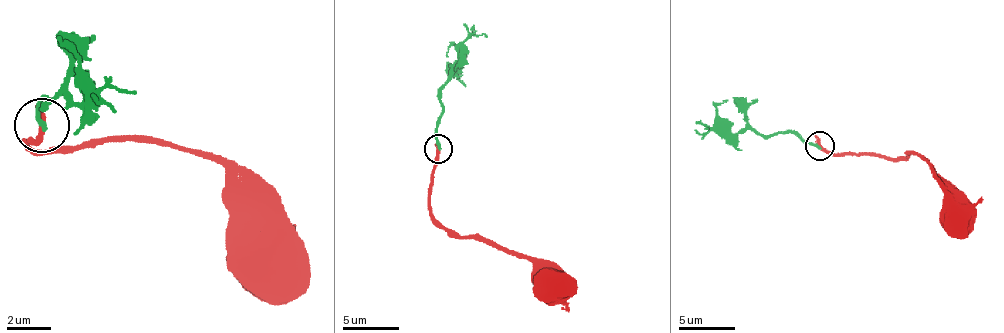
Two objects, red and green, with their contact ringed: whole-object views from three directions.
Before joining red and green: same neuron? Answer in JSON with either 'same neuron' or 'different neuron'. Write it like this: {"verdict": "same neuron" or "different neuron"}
{"verdict": "different neuron"}

